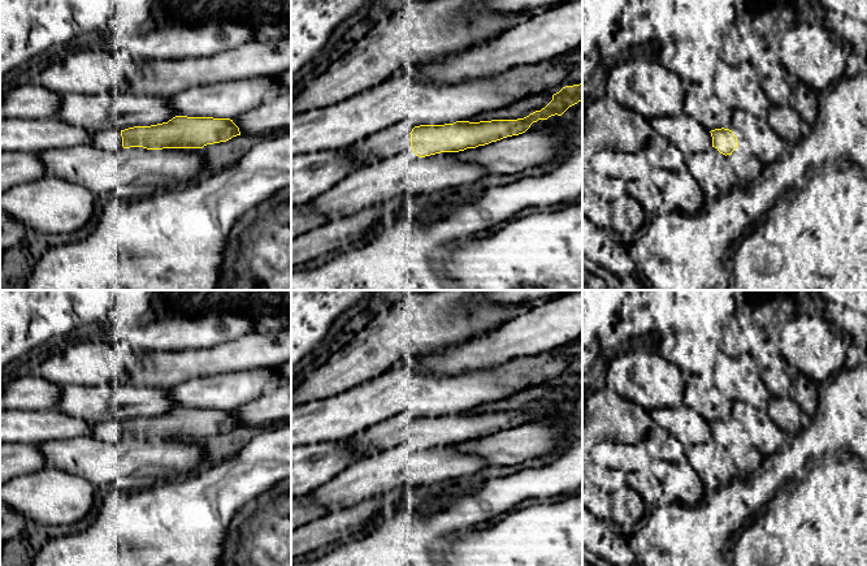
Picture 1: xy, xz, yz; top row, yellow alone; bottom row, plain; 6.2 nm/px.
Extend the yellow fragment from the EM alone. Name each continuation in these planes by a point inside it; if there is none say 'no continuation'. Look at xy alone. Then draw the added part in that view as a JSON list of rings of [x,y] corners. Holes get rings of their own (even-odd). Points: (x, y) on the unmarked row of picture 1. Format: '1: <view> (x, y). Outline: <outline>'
1: xy (109, 431). Outline: [[[103,420],[92,423],[88,436],[107,442],[120,442],[122,438],[121,422]]]

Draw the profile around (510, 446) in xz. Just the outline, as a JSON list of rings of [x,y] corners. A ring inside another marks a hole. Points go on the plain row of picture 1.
[[[555,420],[525,423],[455,445],[463,453],[482,457],[489,466],[515,466],[559,449],[563,428]]]

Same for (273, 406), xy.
[[[283,383],[264,392],[255,401],[234,410],[240,425],[252,428],[272,427],[291,422],[291,383]]]

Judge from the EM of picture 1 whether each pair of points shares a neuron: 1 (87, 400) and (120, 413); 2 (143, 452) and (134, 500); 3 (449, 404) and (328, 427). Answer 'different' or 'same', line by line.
1: same
2: different
3: same

